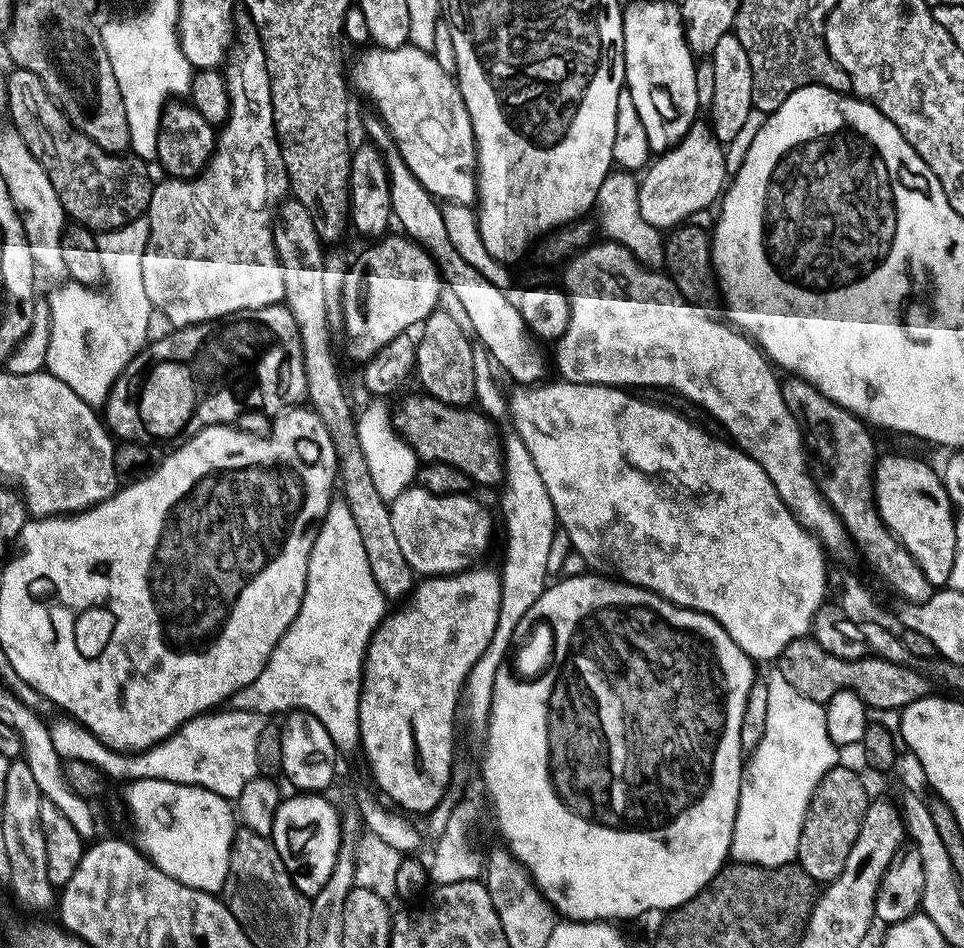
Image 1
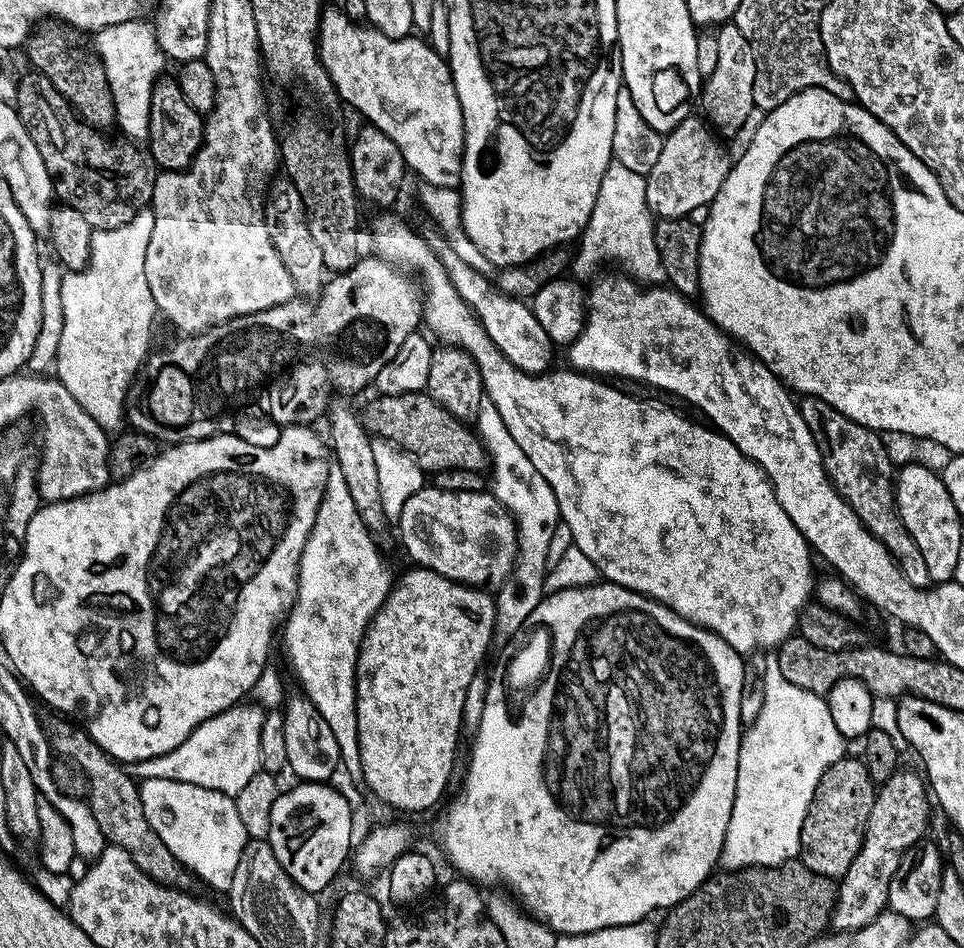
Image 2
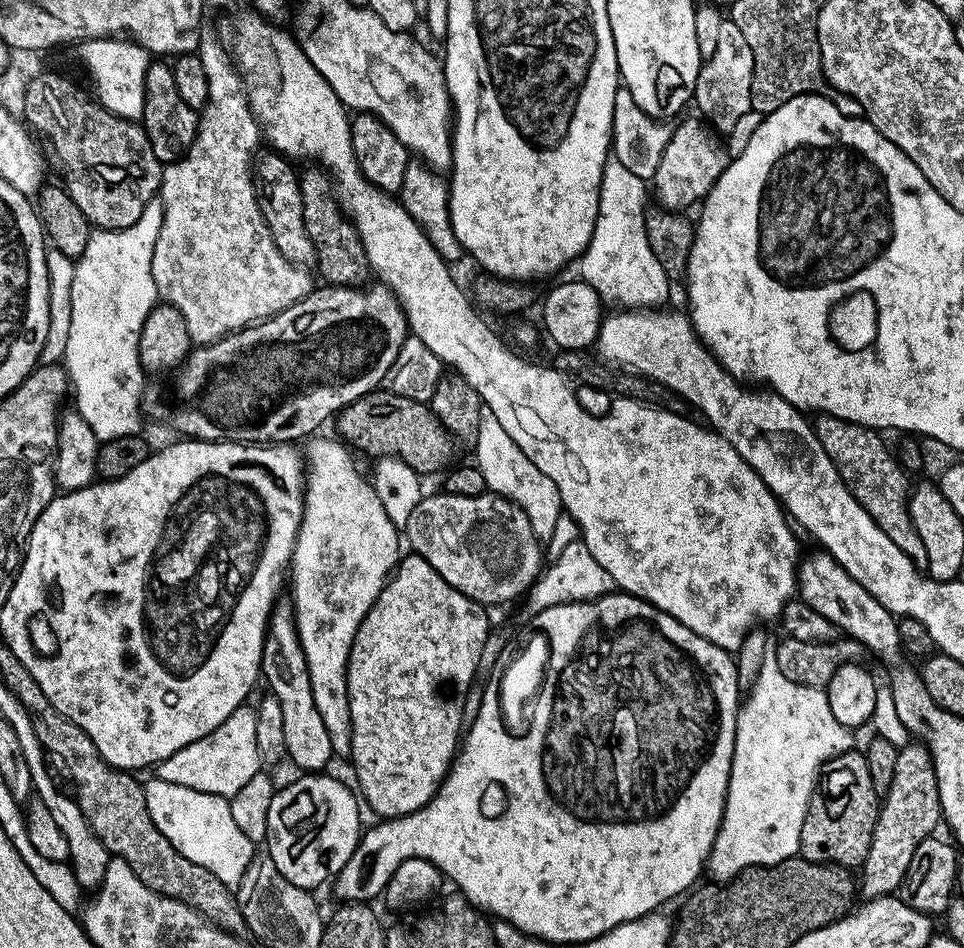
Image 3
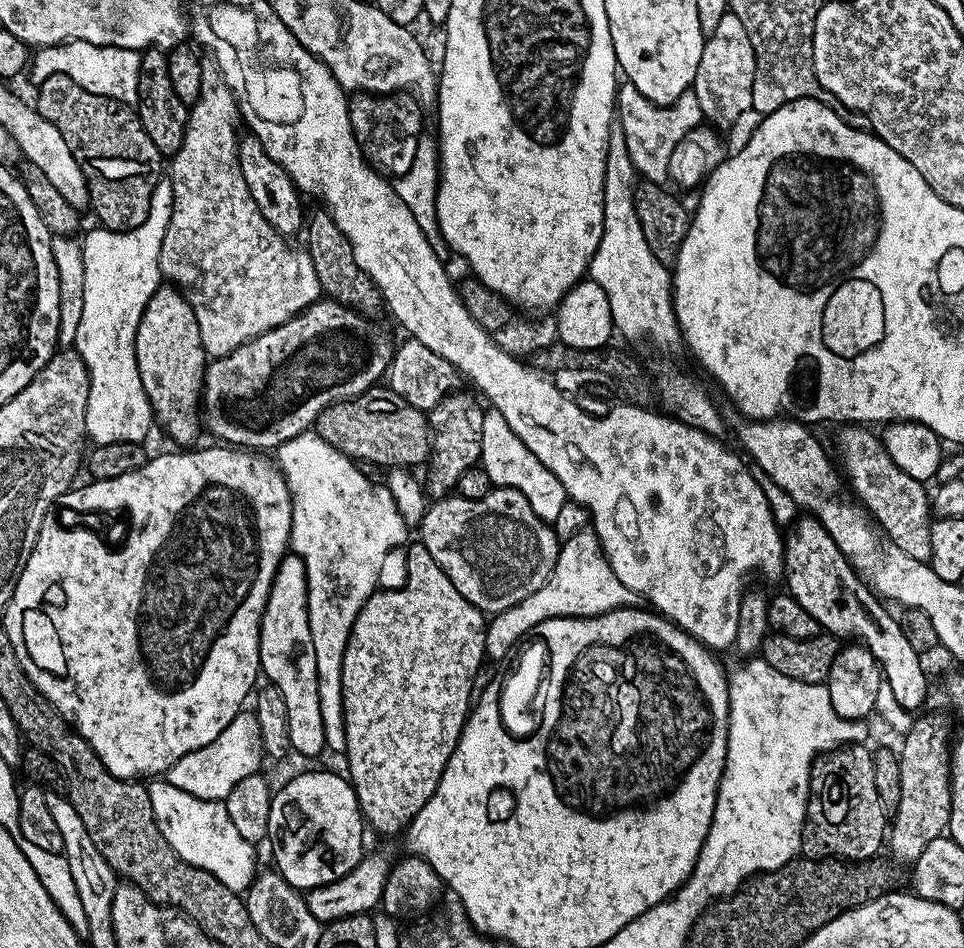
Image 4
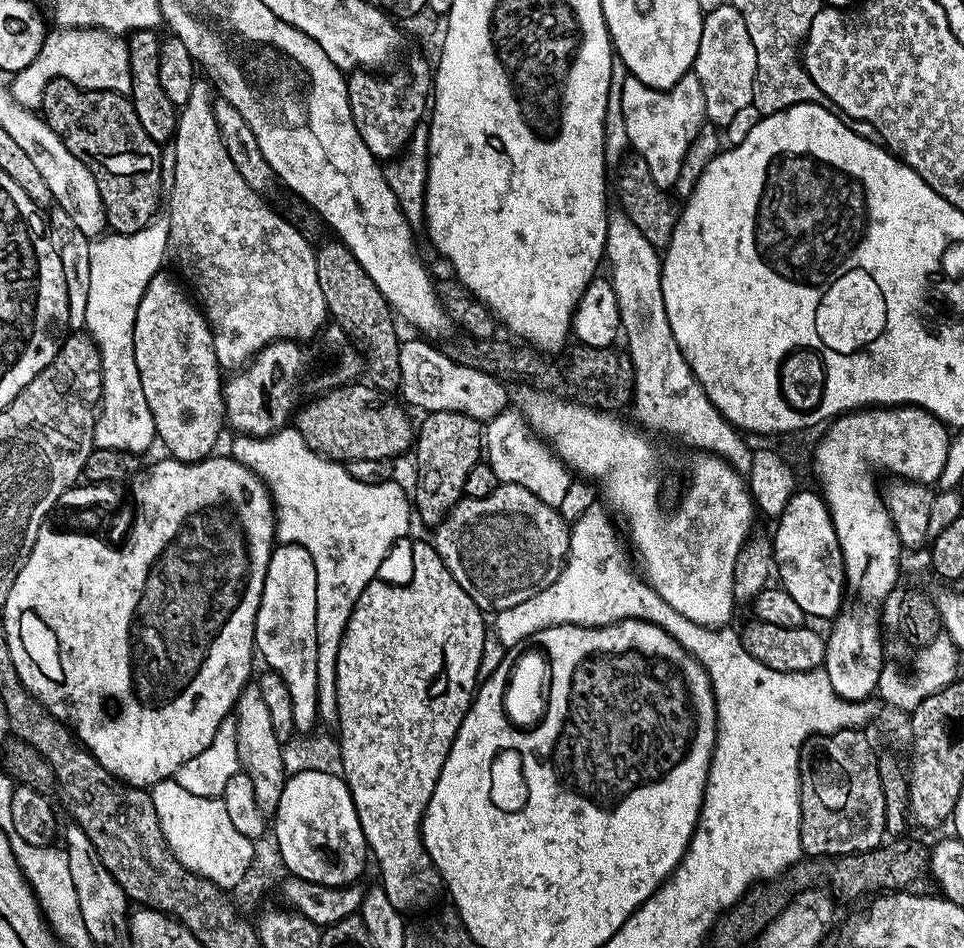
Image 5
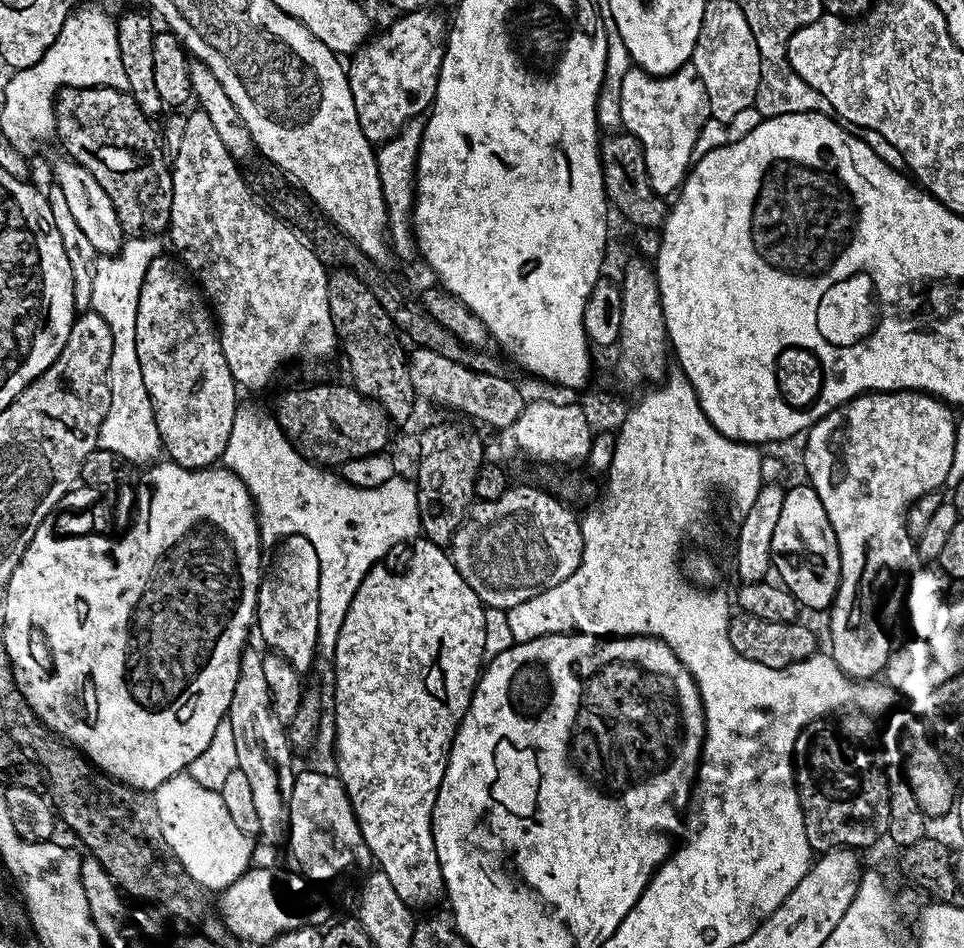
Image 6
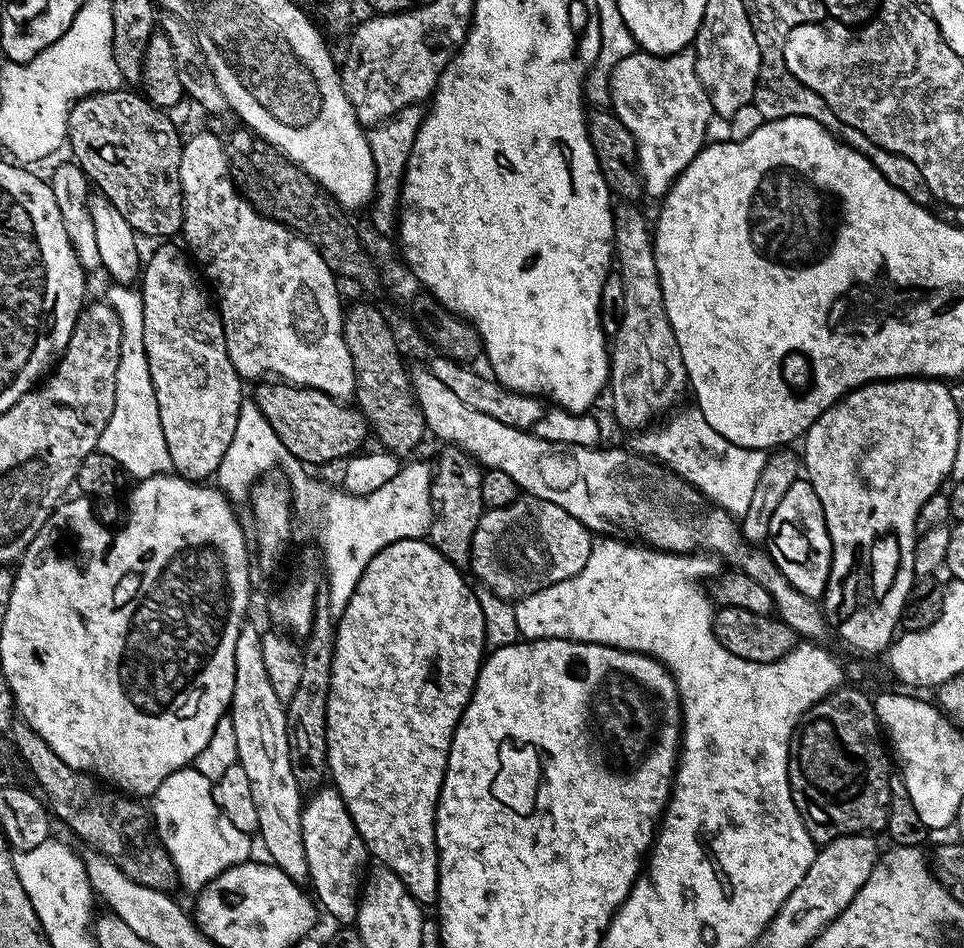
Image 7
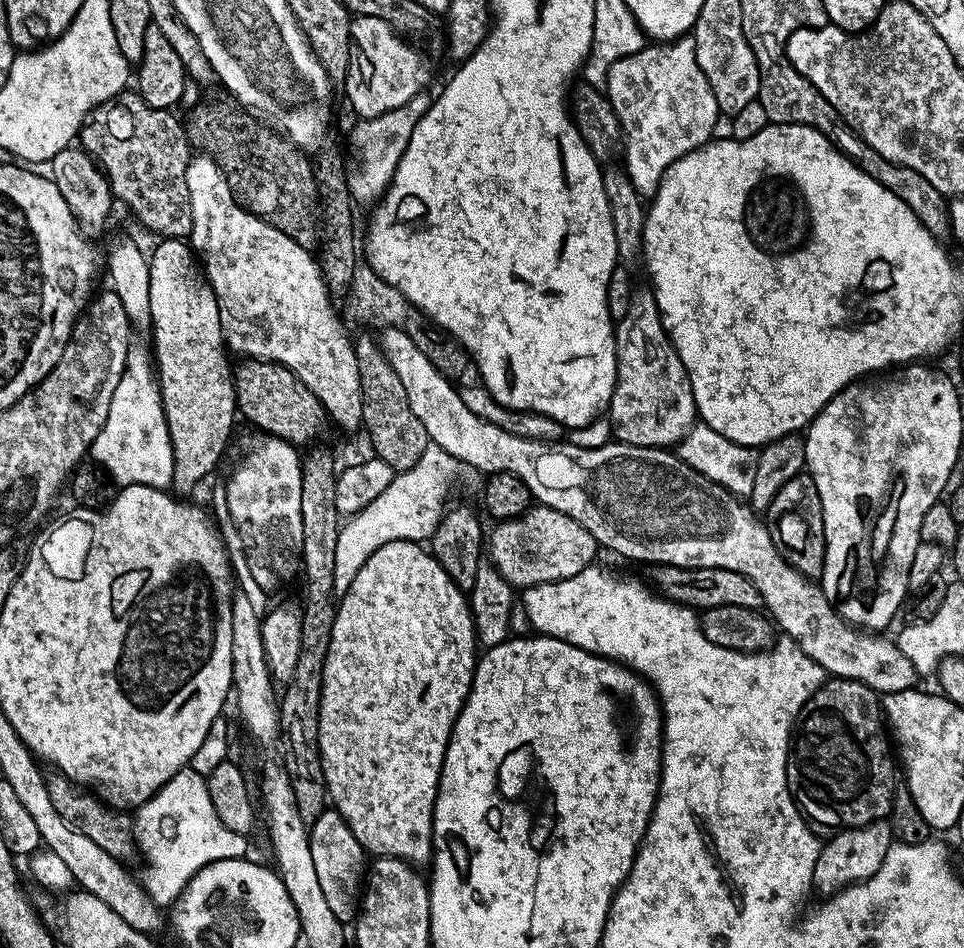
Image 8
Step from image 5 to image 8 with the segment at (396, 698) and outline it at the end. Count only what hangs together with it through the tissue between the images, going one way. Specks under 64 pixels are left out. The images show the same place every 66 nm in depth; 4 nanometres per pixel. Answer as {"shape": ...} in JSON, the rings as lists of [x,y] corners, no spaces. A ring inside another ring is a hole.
{"shape":[[[415,540],[386,542],[354,574],[354,582],[339,597],[336,606],[334,628],[330,630],[330,646],[326,650],[326,670],[322,670],[322,702],[318,718],[318,746],[322,758],[322,774],[328,787],[331,807],[348,824],[355,838],[364,847],[365,853],[373,857],[395,856],[413,866],[427,865],[432,858],[432,815],[436,805],[436,791],[440,785],[440,771],[444,765],[444,755],[452,737],[452,727],[472,689],[472,676],[476,672],[478,643],[476,624],[472,619],[469,597],[442,570],[427,547]]]}

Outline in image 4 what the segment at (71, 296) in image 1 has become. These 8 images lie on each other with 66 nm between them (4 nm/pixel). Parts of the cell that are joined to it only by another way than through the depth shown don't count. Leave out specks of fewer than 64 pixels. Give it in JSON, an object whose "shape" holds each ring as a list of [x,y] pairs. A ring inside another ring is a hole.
{"shape":[[[162,175],[154,192],[152,192],[152,200],[150,208],[146,214],[146,220],[136,229],[128,232],[112,232],[108,228],[101,226],[94,227],[93,232],[85,231],[82,236],[82,247],[84,249],[84,273],[82,274],[82,320],[78,322],[78,334],[74,345],[75,352],[80,355],[80,359],[84,361],[84,366],[88,370],[88,397],[86,398],[86,418],[84,419],[84,430],[87,439],[93,445],[105,444],[106,442],[134,442],[139,444],[147,441],[148,431],[154,428],[154,415],[151,402],[147,398],[146,390],[143,389],[142,378],[139,377],[138,362],[135,361],[135,336],[139,328],[140,319],[143,316],[143,310],[147,306],[149,298],[156,292],[162,284],[160,275],[160,247],[162,246],[162,238],[166,234],[166,226],[170,226],[170,214],[173,206],[173,182],[169,175]]]}

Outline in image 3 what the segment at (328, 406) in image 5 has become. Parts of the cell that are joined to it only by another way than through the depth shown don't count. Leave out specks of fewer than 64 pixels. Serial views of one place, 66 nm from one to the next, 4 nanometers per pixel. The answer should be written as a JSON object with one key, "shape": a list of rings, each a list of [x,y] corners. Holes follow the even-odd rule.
{"shape":[[[383,390],[368,392],[353,404],[341,408],[335,417],[335,424],[340,431],[339,439],[353,449],[361,448],[369,452],[372,458],[393,456],[421,474],[439,473],[447,469],[453,463],[452,455],[457,448],[453,436],[444,429],[442,422],[425,401],[412,400],[409,396],[399,396]]]}

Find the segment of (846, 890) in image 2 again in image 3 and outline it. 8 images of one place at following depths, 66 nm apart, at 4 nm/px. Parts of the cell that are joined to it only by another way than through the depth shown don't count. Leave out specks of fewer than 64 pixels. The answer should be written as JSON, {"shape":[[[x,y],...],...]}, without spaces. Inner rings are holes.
{"shape":[[[908,743],[900,749],[898,762],[894,765],[894,782],[890,782],[890,790],[882,796],[874,838],[858,876],[859,895],[864,898],[893,895],[904,883],[914,850],[918,850],[921,842],[929,839],[941,824],[940,795],[932,756],[923,743]]]}

